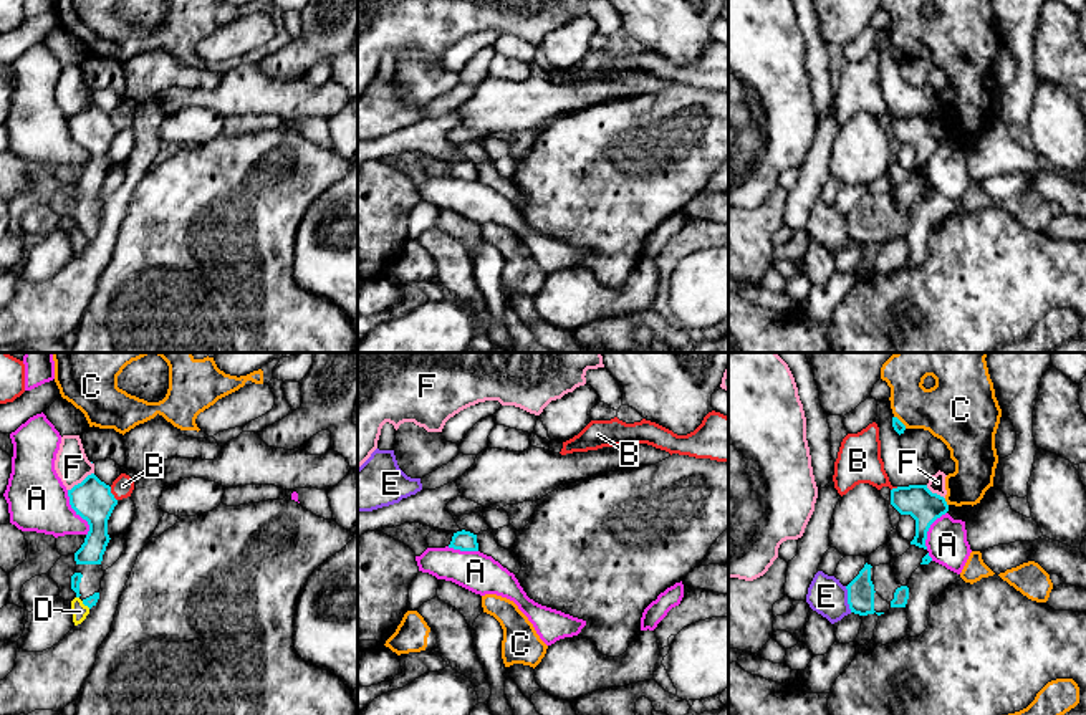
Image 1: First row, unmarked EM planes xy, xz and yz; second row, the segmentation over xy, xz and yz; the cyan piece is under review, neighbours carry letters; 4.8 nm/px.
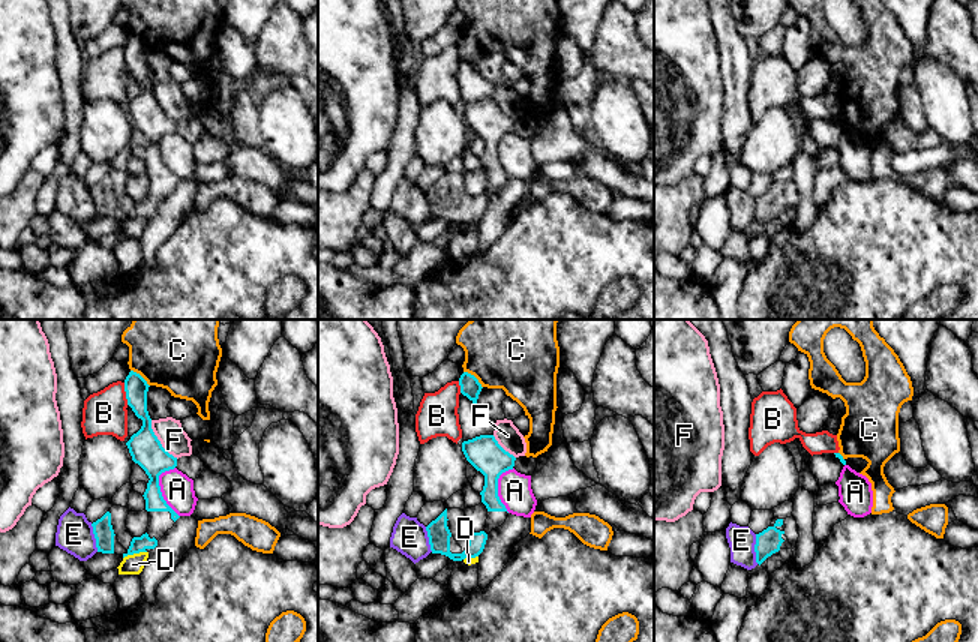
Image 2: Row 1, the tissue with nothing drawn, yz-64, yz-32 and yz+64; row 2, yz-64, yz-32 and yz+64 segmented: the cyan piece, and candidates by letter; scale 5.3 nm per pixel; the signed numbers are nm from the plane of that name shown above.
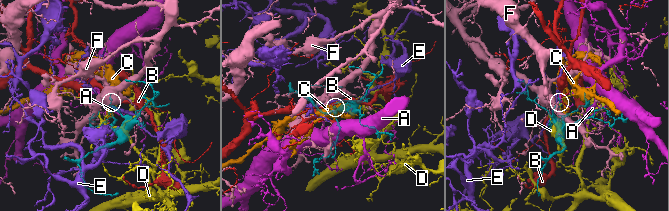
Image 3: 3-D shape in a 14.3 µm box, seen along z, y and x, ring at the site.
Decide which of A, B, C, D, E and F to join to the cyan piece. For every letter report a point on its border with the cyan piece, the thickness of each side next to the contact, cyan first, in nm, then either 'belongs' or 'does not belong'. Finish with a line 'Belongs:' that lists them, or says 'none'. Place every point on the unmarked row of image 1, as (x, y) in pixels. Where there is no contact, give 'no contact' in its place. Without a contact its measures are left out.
A: contact xy (78, 143); calibres 200 and 300 nm; does not belong
B: contact xy (111, 123); calibres 200 and 100 nm; does not belong
C: contact yz (946, 131); calibres 160 and 200 nm; does not belong
D: contact xy (86, 234); calibres 50 and 80 nm; does not belong
E: contact yz (848, 229); calibres 130 and 180 nm; does not belong
F: contact xy (81, 111); calibres 200 and 160 nm; does not belong
Belongs: none

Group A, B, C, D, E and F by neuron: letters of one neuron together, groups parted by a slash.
A / B / C / D / E / F

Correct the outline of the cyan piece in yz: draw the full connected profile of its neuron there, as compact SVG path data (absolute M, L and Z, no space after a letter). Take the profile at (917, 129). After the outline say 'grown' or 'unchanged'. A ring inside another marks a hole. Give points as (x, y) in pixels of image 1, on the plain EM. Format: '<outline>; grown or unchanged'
M909 114L891 119L891 134L901 144L915 149L915 166L911 174L927 179L925 169L930 154L949 141L944 126L932 122L927 114Z; unchanged

